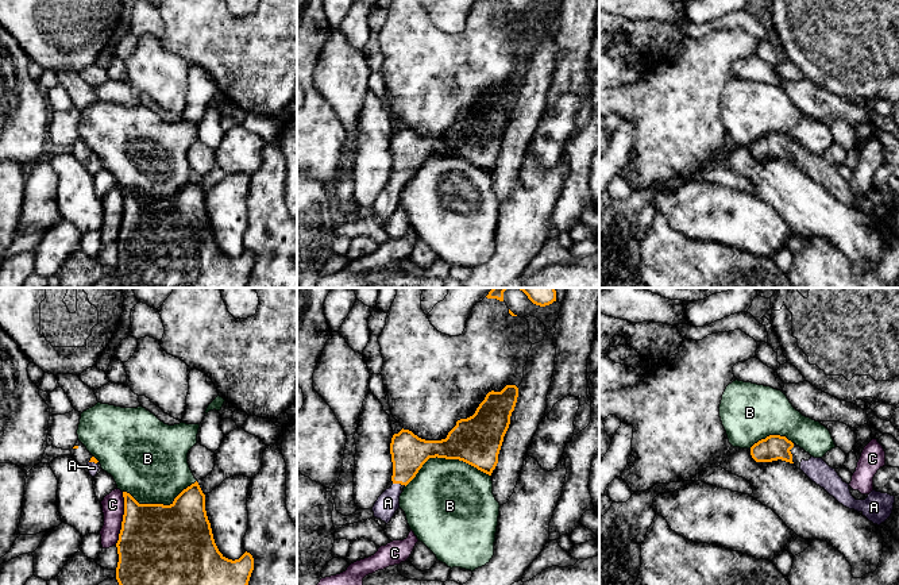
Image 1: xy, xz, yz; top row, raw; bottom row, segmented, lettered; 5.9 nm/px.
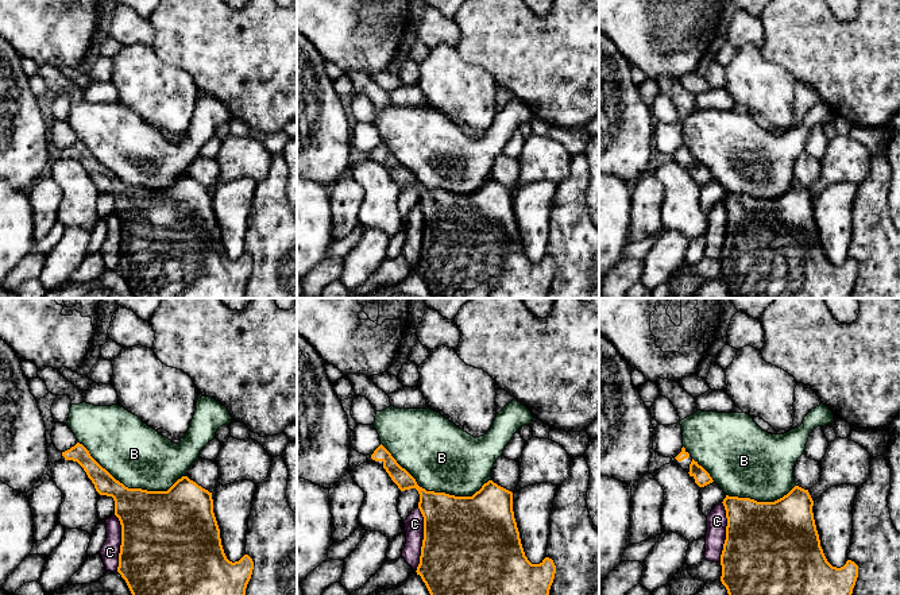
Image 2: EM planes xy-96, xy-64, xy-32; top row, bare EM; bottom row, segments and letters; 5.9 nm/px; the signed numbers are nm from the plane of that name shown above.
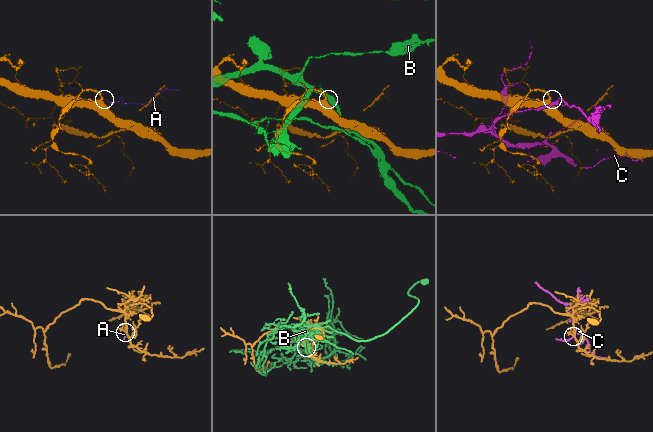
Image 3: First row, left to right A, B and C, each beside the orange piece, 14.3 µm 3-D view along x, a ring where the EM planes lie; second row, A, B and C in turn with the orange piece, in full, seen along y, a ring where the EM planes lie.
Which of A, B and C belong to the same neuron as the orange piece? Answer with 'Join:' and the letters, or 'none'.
Join: A

